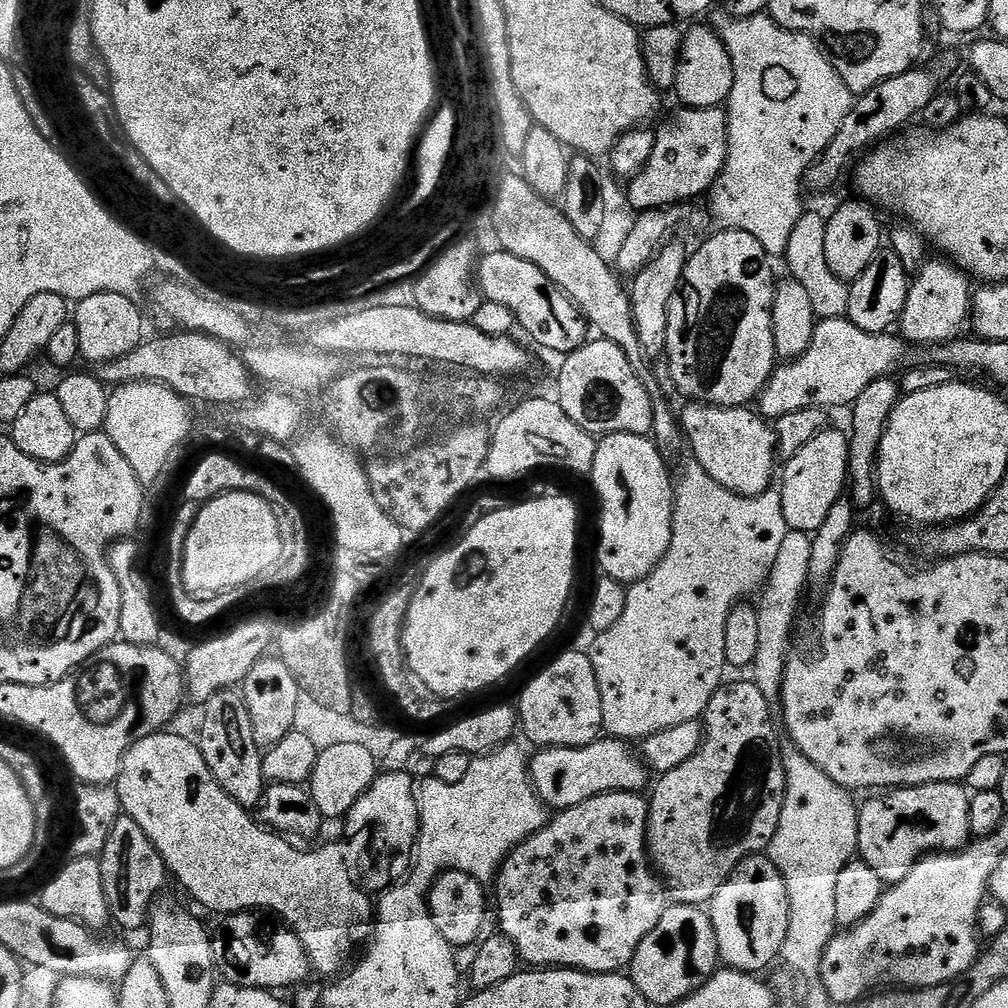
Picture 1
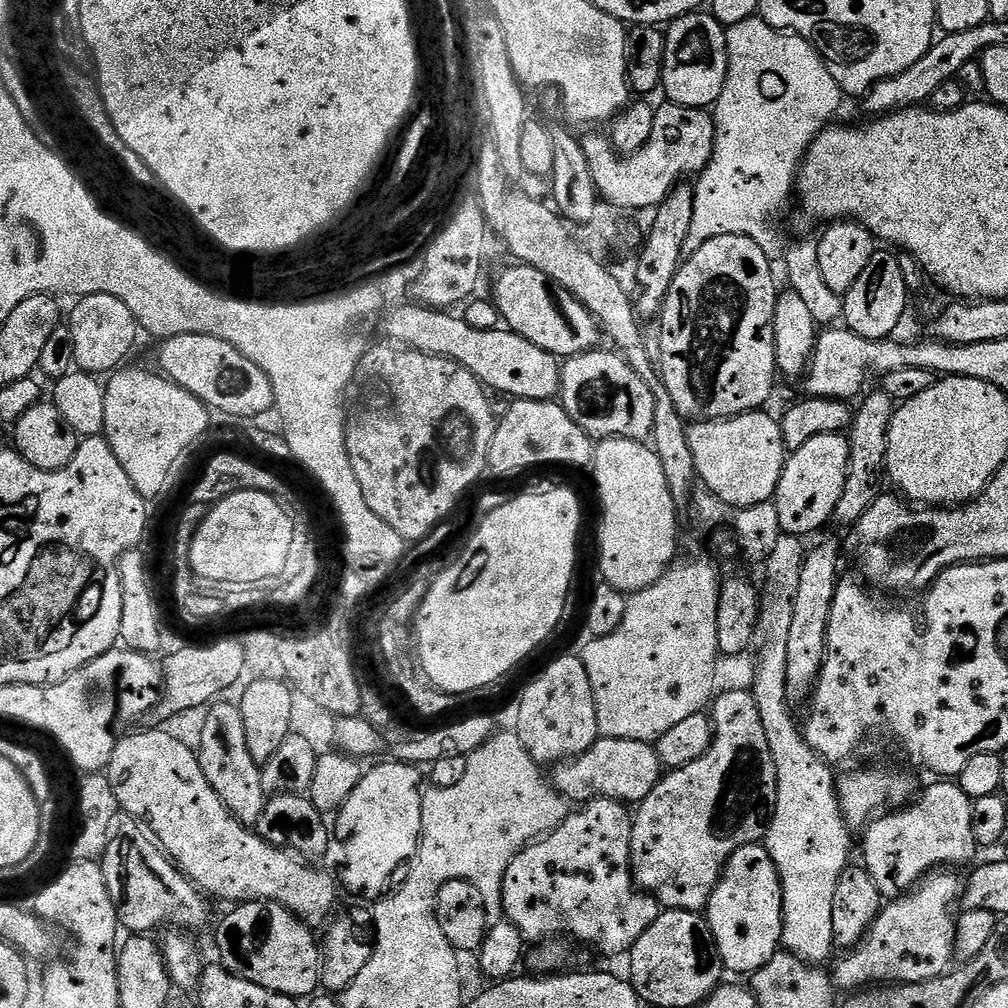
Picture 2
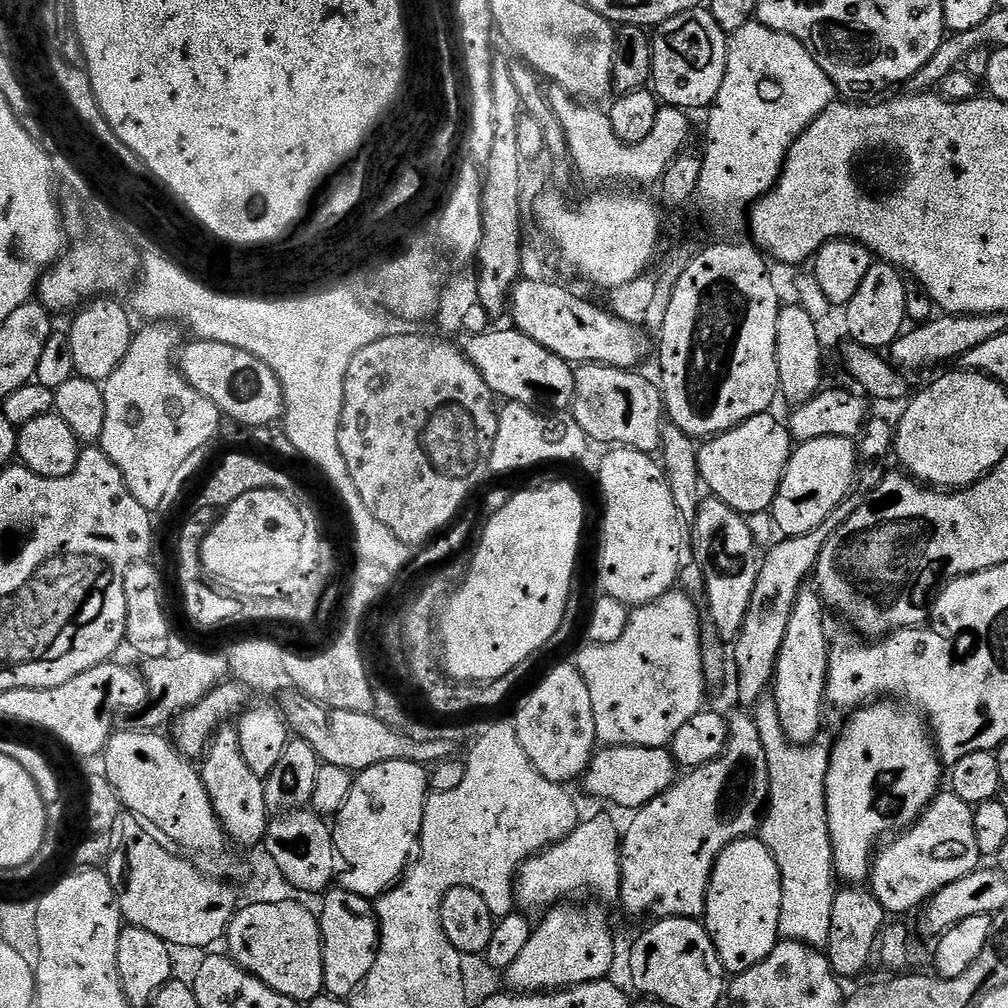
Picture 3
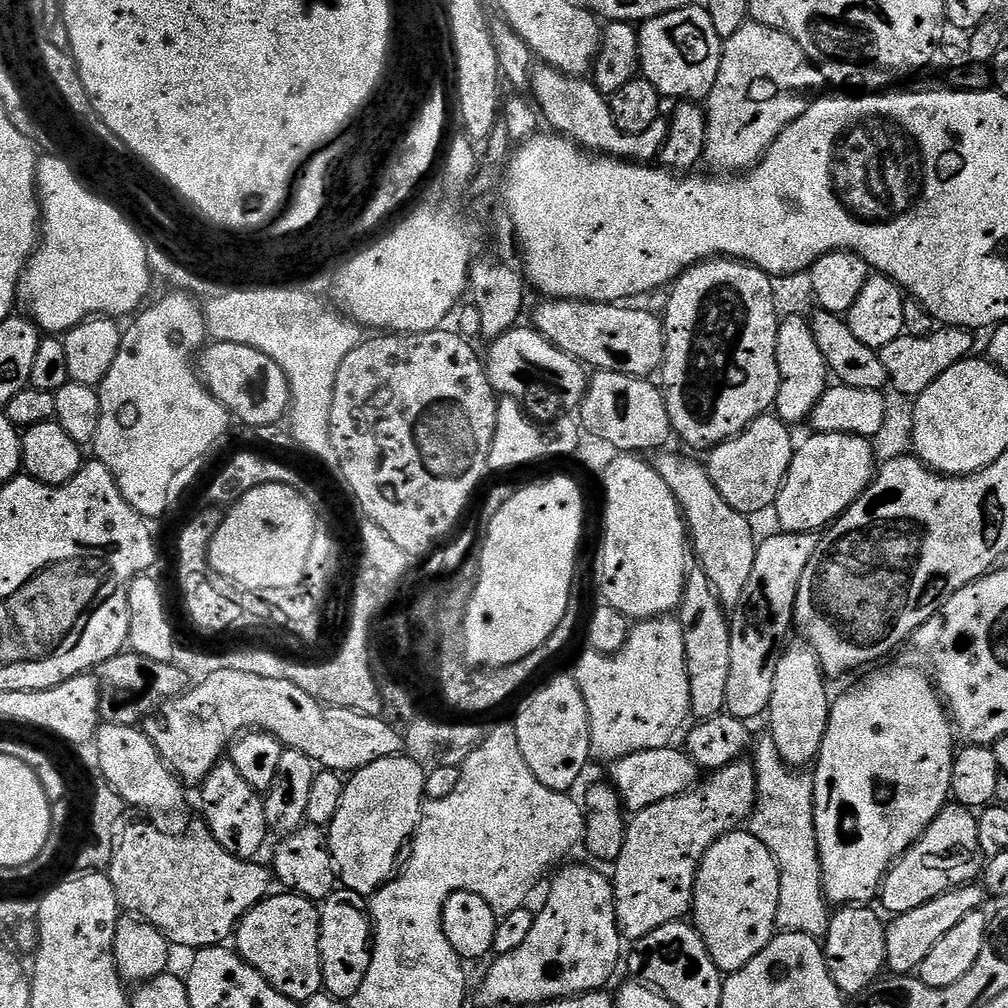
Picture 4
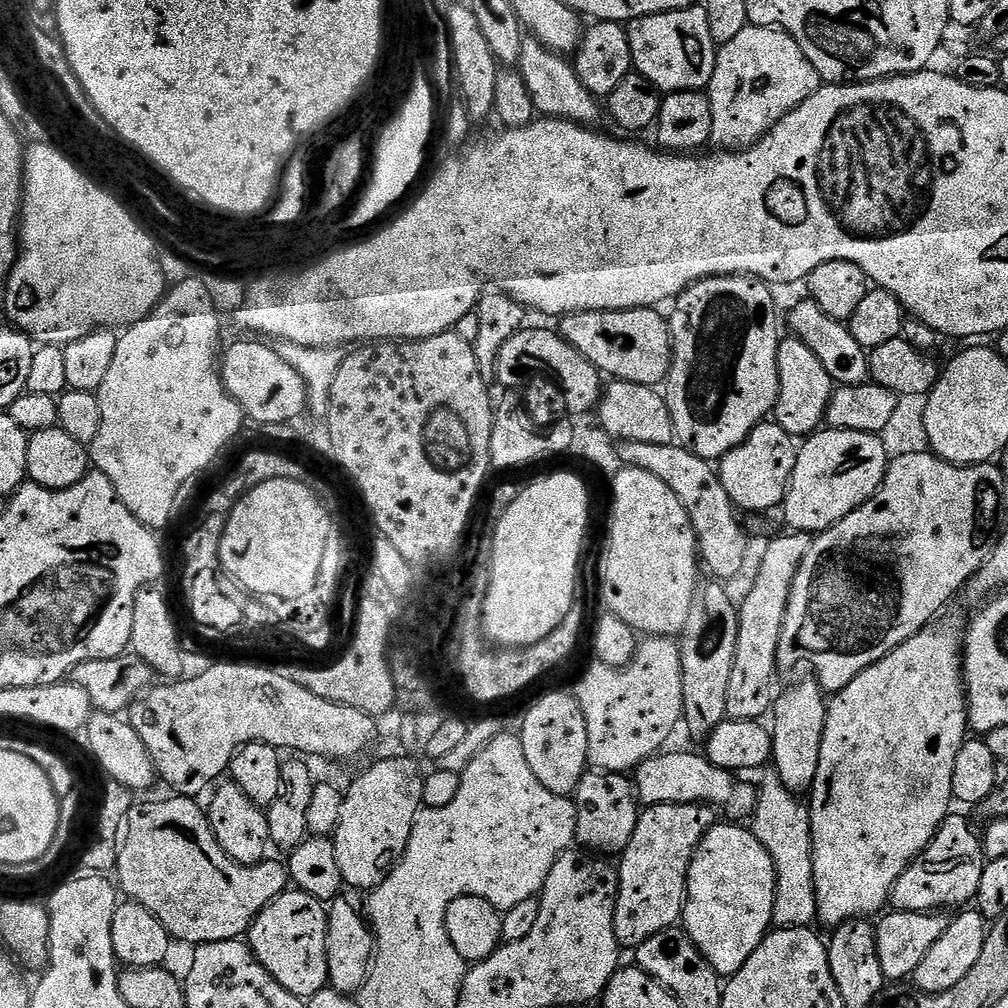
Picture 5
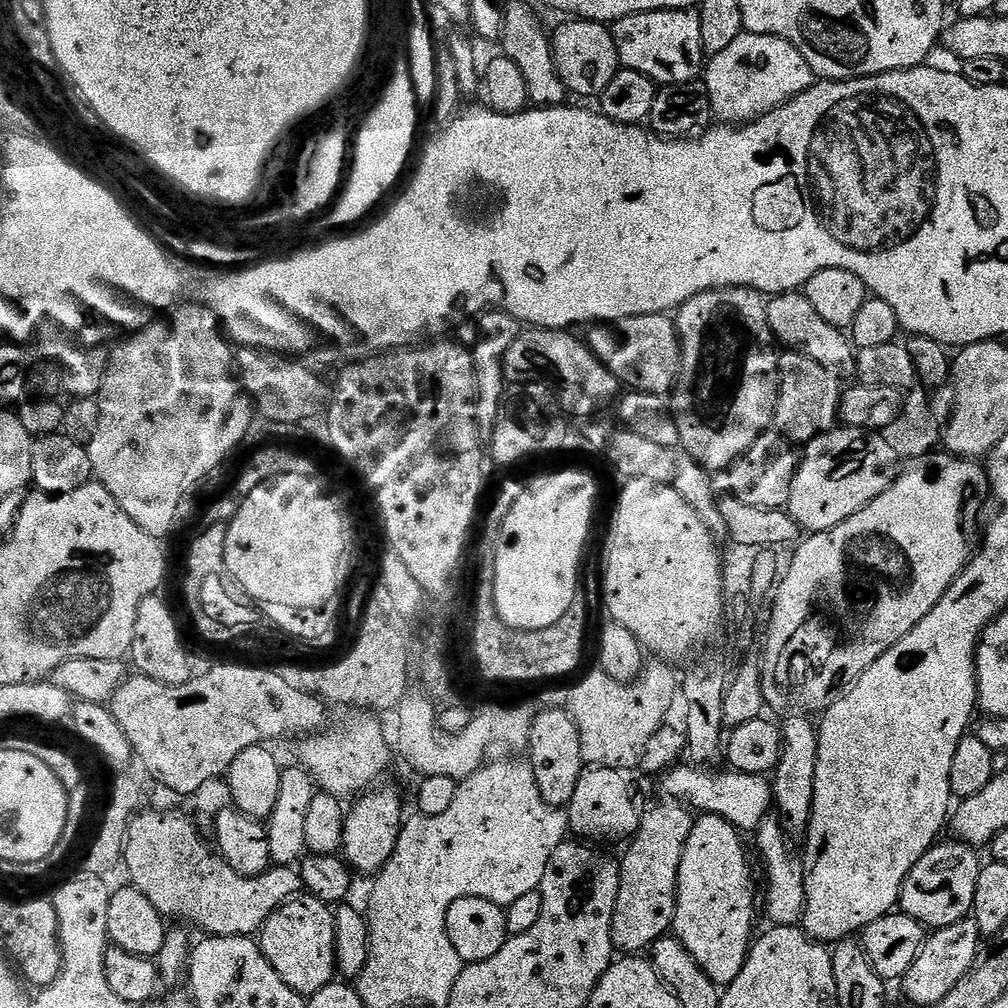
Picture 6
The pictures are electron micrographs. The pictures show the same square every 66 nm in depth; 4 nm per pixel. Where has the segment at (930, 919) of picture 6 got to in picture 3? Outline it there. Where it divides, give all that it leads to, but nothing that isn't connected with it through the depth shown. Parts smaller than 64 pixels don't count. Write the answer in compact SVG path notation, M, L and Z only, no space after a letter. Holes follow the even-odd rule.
M944 790L911 828L889 839L875 853L870 891L882 902L885 913L912 912L919 904L927 905L938 890L958 882L958 878L966 878L981 864L978 838L974 838L973 805L962 802L951 790Z

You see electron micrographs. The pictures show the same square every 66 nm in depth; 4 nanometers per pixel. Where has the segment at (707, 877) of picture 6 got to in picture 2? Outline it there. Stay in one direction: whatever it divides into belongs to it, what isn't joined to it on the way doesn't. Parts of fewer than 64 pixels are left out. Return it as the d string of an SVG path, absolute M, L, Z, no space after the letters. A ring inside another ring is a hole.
M763 843L742 846L728 859L728 865L721 872L716 889L712 892L706 919L716 939L718 954L729 973L754 973L778 955L782 948L780 939L784 933L784 895L778 870Z

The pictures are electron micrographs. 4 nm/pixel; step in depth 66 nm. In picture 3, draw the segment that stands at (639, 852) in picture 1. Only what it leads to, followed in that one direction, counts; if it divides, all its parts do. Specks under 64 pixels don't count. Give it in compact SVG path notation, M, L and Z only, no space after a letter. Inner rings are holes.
M592 816L581 819L569 836L562 838L557 844L529 858L520 867L516 875L516 899L519 907L533 908L537 914L567 901L576 898L585 888L589 897L597 901L620 899L620 846L621 833L616 832L616 824L608 816Z

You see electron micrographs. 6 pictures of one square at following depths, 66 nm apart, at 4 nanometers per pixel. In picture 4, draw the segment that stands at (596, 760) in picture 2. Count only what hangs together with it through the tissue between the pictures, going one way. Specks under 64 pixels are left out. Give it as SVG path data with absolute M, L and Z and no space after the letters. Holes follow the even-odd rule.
M653 746L631 752L611 765L612 778L610 784L620 796L623 807L635 814L654 806L658 802L666 802L666 798L674 798L683 792L691 792L697 787L698 769L696 763L688 758L687 751L676 748L660 748Z

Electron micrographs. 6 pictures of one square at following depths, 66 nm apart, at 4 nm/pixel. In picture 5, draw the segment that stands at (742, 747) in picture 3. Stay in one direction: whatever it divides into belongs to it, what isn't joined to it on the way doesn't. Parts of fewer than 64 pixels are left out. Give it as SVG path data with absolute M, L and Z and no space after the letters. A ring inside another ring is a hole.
M654 804L637 818L633 837L618 856L620 889L614 910L614 934L621 949L634 950L667 928L677 927L688 896L688 871L700 840L712 828L713 809L703 804Z

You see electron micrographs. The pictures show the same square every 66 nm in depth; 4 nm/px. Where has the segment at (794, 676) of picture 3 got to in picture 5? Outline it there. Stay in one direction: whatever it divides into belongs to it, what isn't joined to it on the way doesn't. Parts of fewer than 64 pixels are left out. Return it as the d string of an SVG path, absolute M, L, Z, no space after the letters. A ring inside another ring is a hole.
M812 678L790 687L772 706L772 766L779 780L791 792L807 793L817 776L821 754L822 734L825 730L827 703L819 683Z

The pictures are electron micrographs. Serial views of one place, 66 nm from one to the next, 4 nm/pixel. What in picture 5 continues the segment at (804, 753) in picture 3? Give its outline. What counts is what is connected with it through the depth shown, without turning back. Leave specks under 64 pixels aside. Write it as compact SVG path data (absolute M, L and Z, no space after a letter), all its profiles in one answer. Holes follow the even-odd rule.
M768 770L758 780L756 809L750 817L750 830L766 846L776 871L776 901L772 922L776 928L807 928L816 920L814 868L812 866L812 814L797 793L791 792L779 780L774 770Z

